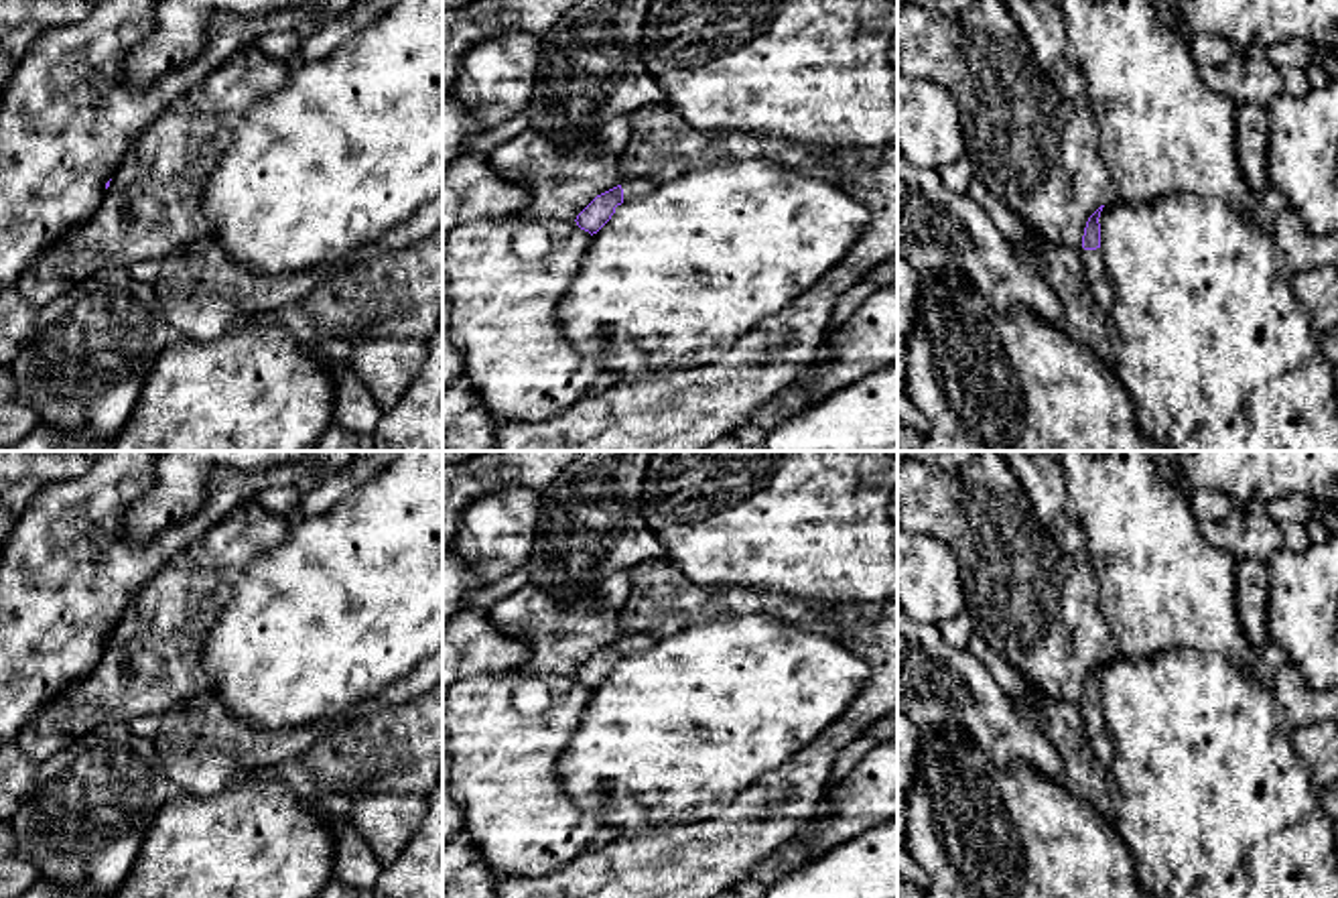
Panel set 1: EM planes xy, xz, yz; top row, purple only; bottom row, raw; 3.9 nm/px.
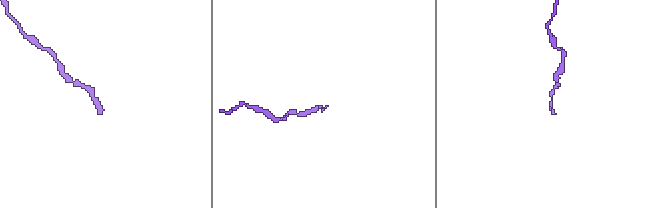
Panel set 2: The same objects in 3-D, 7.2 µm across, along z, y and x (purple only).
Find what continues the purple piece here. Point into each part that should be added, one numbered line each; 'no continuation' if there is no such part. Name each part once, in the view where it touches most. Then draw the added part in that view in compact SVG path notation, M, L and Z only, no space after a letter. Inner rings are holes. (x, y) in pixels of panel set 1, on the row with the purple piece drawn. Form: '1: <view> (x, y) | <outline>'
1: yz (1097, 279) | M1080 248L1078 252L1082 258L1086 282L1088 282L1088 288L1090 288L1090 295L1092 295L1096 307L1105 313L1111 313L1115 295L1113 295L1113 286L1111 286L1111 280L1107 276L1105 264L1102 264L1100 248L1096 248L1096 250Z

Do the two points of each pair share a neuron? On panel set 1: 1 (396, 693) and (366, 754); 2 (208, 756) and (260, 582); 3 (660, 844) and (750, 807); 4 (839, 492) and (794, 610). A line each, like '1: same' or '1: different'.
1: different
2: different
3: same
4: different

